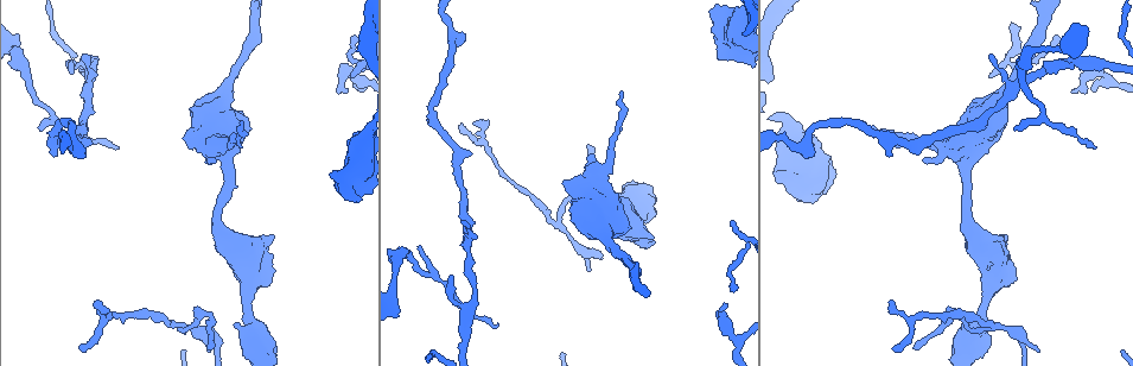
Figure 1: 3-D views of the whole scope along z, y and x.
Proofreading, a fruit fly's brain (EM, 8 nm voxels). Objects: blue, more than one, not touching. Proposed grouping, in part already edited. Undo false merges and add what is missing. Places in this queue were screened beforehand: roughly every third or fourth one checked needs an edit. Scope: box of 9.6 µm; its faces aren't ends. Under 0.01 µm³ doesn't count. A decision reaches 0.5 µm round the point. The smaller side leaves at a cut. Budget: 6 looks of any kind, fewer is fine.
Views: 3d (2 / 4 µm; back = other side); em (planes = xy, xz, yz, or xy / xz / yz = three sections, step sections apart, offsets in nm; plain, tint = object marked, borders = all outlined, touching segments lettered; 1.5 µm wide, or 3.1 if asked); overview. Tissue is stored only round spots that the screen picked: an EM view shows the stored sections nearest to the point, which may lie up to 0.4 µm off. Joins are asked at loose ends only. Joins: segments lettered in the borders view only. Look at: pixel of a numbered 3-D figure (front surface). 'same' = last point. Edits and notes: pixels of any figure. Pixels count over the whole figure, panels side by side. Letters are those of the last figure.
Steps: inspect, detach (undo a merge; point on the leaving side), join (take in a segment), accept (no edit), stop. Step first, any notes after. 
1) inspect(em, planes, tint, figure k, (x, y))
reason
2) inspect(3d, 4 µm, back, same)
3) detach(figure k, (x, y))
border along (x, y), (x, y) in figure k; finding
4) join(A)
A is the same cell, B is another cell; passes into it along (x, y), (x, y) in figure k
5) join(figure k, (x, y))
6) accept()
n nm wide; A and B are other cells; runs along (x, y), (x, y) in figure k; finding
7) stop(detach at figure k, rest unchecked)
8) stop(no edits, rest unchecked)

inspect(em, planes, borders, figure 1, (87, 54))

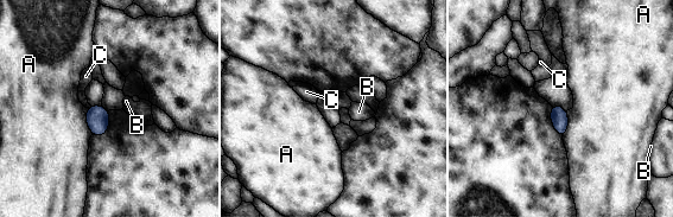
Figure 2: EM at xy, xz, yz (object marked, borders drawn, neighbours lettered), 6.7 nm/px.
accept()
A, B and C are other cells; none of them fits

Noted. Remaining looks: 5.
inspect(em, planes, borders, figure 1, (1073, 93))
free end

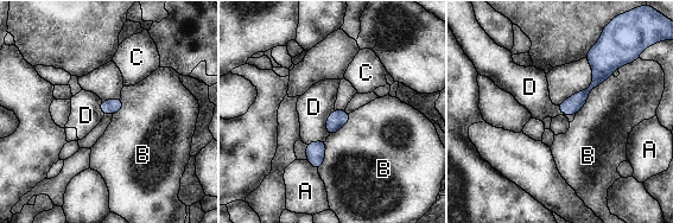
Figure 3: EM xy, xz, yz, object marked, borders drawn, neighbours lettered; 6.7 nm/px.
accept()
B touches over 400 nm; A, B, C and D are other cells; runs along (597, 53), (597, 81), (567, 113) in figure 3; no lettered segment goes on from it

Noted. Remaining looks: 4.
inspect(em, planes, plain, figure 1, (588, 145))
end of a long branch

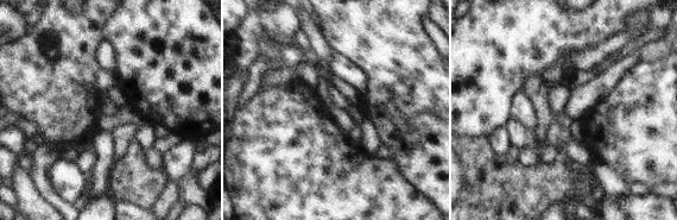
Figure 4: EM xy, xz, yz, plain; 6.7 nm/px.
inspect(em, planes, borders, same)

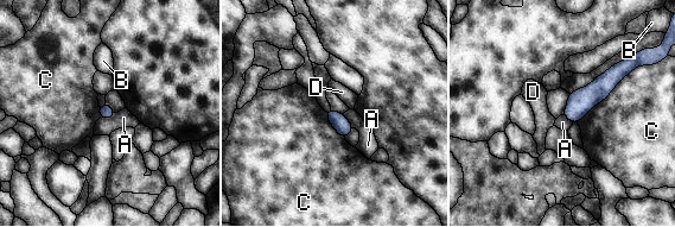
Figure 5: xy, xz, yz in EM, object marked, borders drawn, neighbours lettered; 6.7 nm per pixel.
accept()
A, B, C and D are other cells; runs along (619, 71), (572, 112), (566, 113) in figure 5; none of them fits

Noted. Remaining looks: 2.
stop(no edits, rest unchecked)

